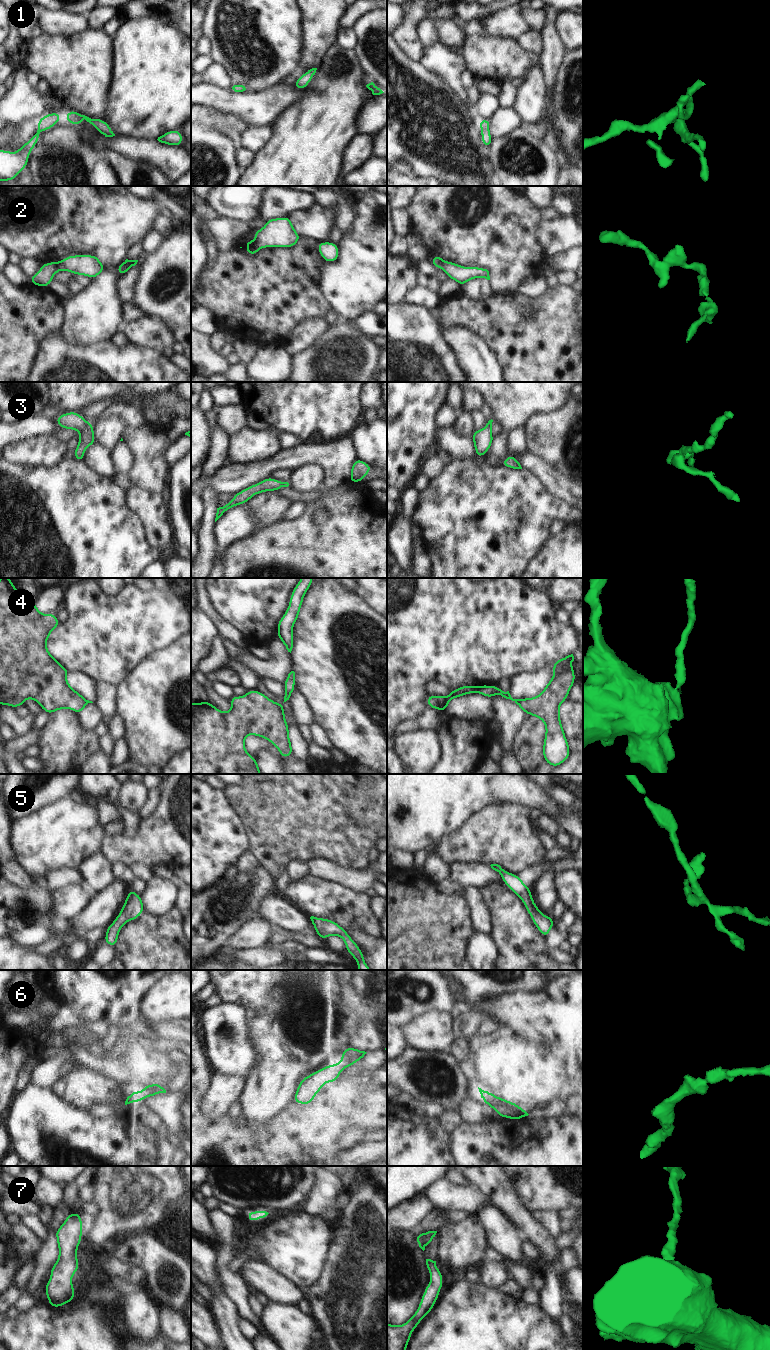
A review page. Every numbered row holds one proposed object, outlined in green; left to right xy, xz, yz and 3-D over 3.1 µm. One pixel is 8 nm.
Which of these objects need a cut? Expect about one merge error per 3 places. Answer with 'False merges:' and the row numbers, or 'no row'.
False merges: 4

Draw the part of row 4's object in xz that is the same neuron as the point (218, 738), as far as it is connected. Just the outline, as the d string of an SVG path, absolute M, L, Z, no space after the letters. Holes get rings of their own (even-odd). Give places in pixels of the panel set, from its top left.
M256 689L247 691L241 697L232 696L230 704L231 710L224 712L209 701L191 703L191 774L261 774L257 759L245 749L245 739L248 735L268 740L279 750L281 757L288 758L293 754L289 726L278 702L272 701Z

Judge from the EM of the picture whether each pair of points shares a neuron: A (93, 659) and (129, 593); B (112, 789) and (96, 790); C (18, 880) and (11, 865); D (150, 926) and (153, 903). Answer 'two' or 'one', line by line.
A: one
B: one
C: one
D: two

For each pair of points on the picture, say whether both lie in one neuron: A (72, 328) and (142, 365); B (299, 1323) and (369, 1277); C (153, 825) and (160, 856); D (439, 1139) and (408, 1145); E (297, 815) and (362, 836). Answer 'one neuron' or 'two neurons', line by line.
A: two neurons
B: two neurons
C: one neuron
D: one neuron
E: one neuron

